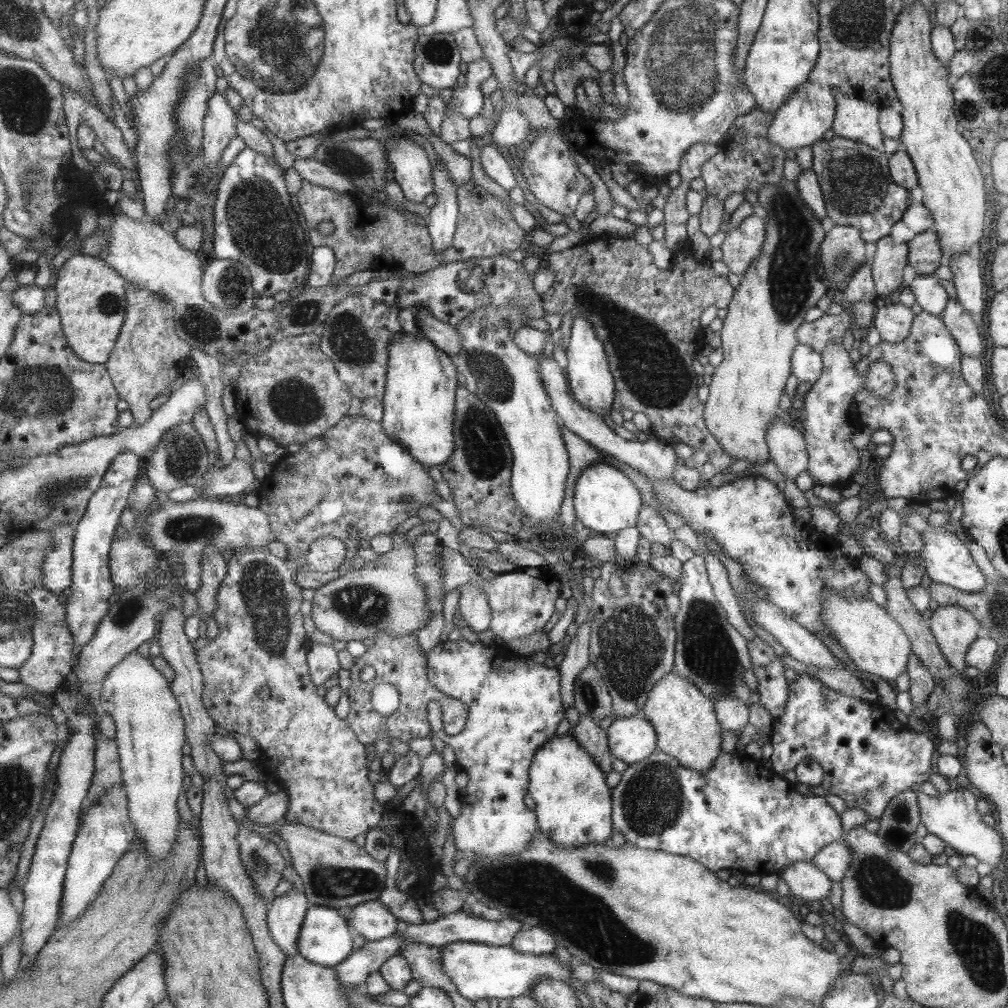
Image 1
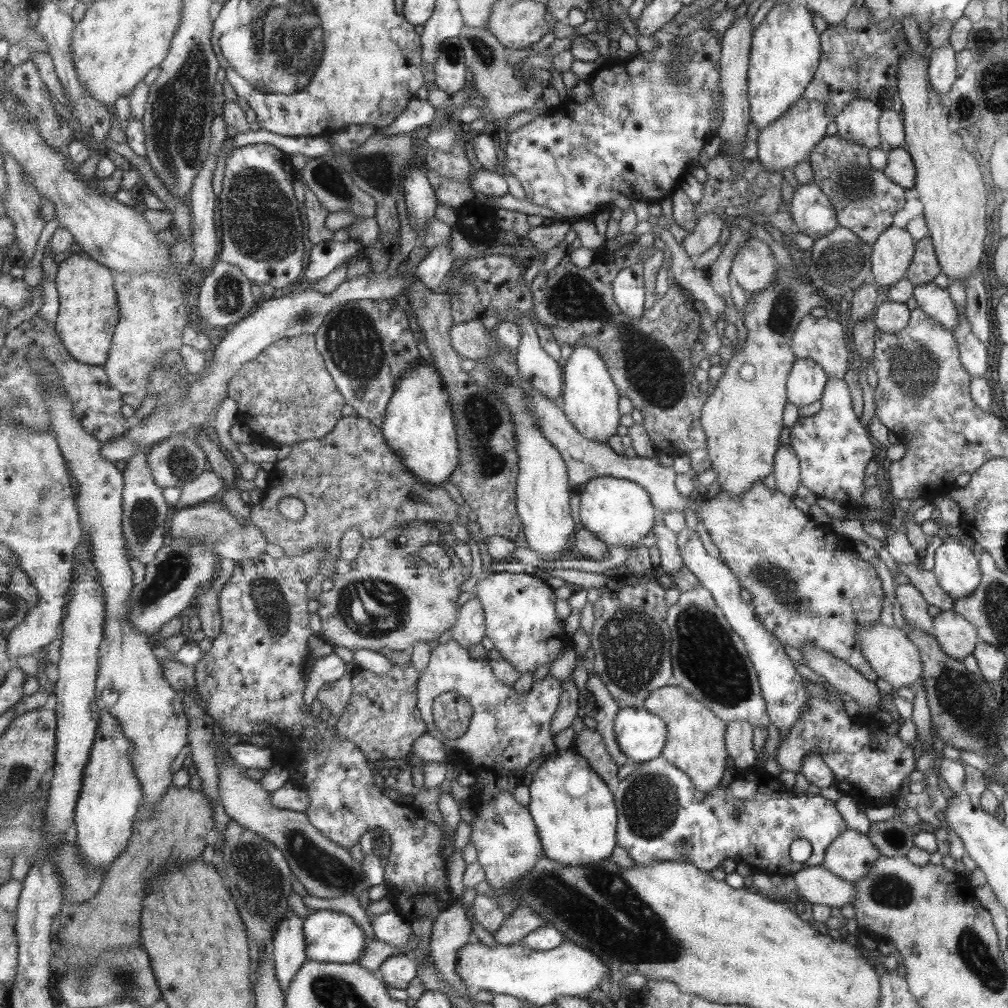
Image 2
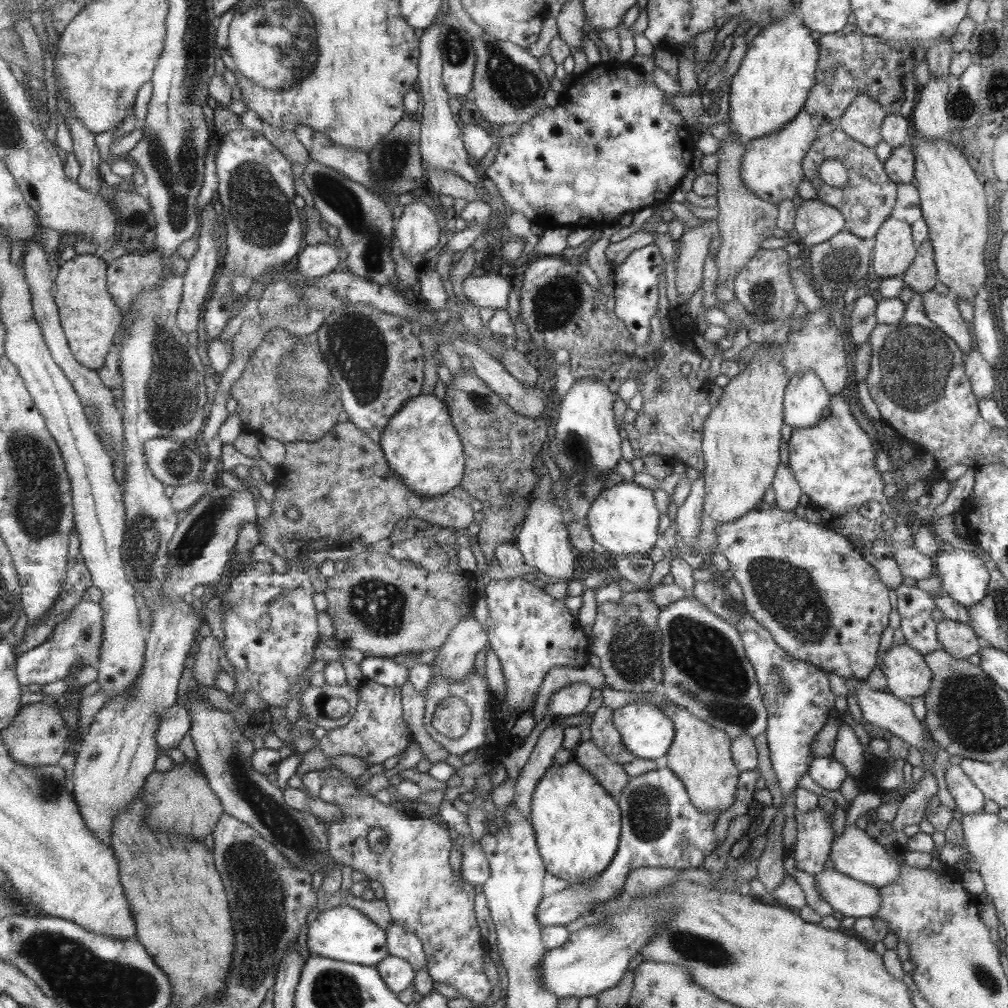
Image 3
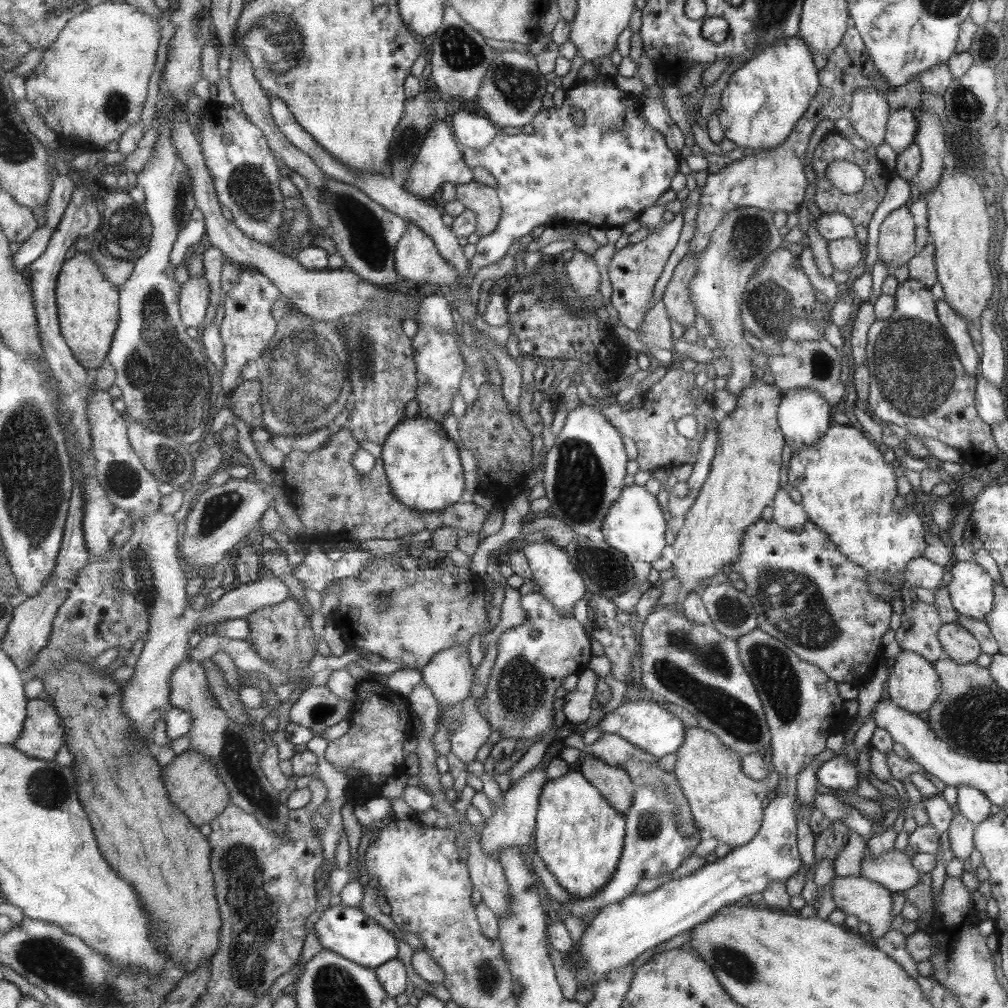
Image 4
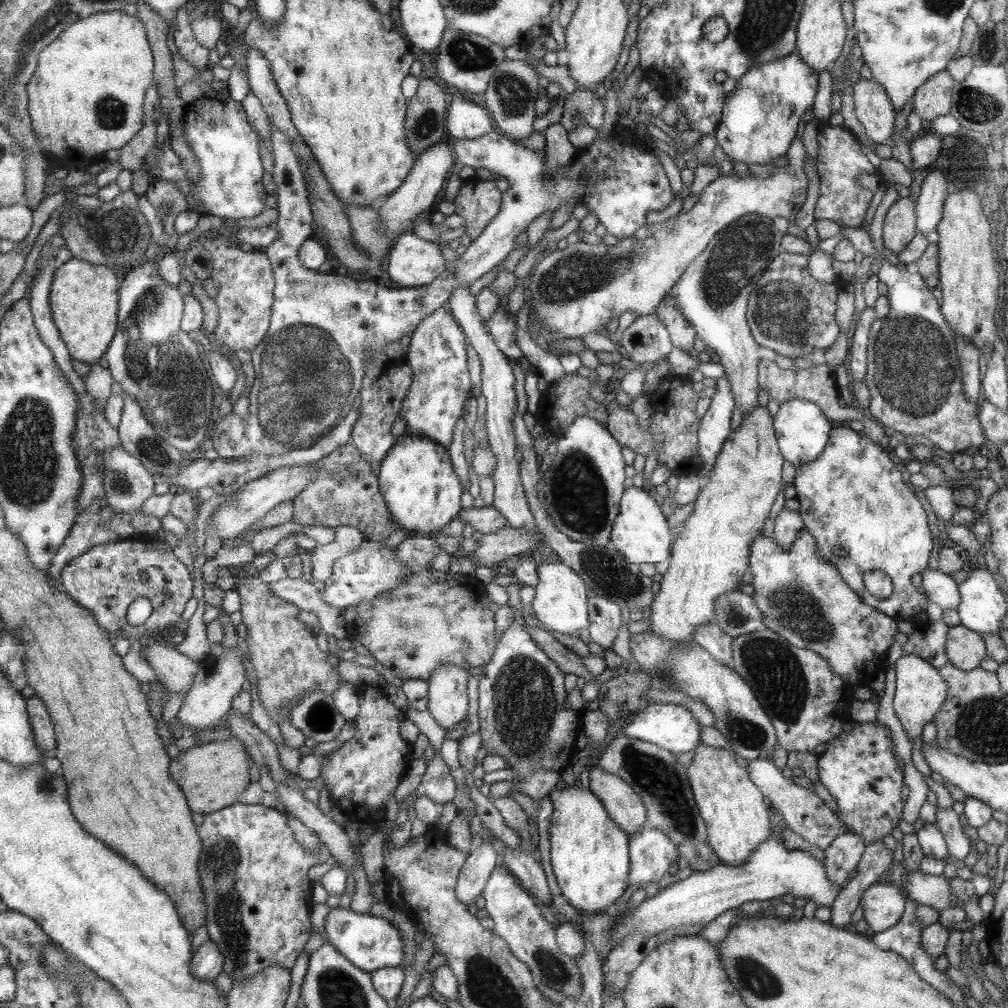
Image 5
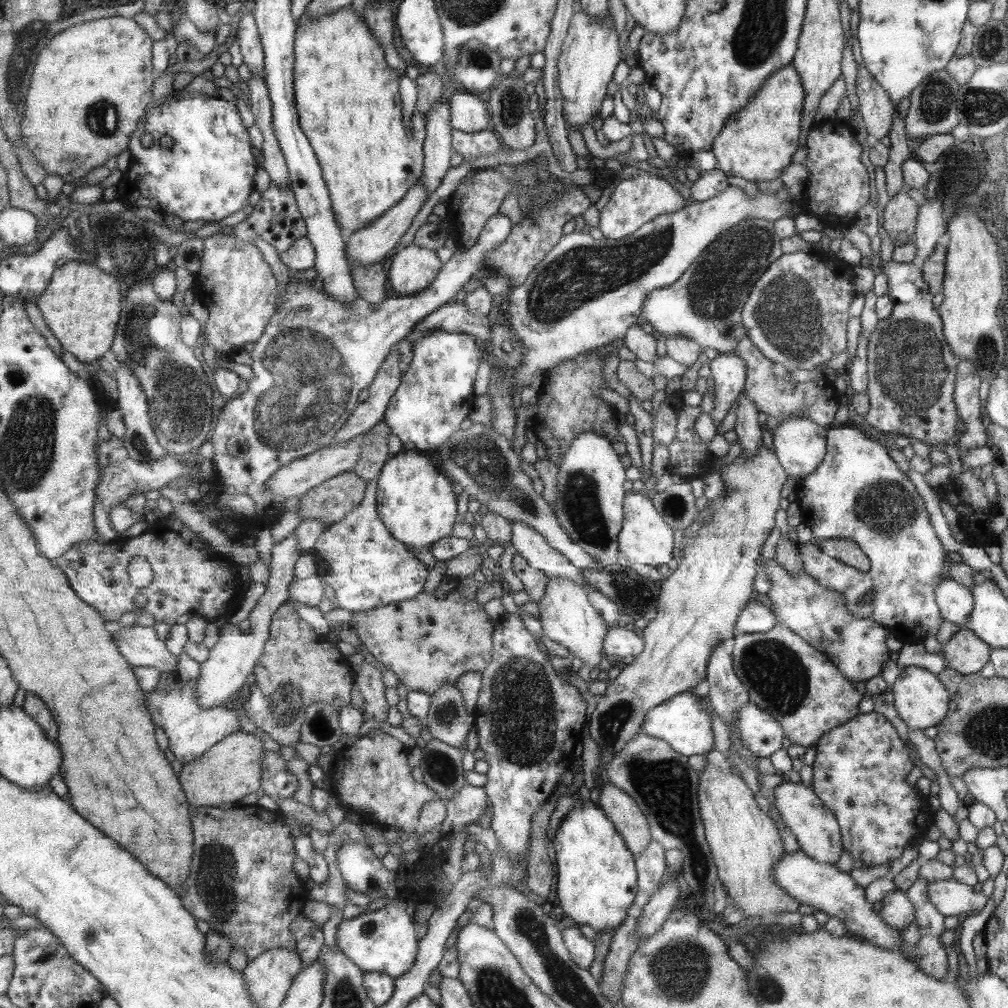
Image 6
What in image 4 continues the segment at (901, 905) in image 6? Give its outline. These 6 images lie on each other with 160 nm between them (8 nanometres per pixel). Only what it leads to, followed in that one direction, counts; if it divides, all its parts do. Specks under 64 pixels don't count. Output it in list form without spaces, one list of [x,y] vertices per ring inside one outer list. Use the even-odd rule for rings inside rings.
[[[861,876],[837,877],[831,882],[830,895],[835,906],[845,916],[855,916],[870,926],[869,938],[881,939],[890,930],[892,918],[891,892]]]

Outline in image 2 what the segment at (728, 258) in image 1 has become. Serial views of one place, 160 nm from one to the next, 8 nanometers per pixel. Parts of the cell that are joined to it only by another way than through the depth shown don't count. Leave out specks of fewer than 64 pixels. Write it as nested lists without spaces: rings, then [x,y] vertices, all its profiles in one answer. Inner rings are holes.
[[[747,239],[736,248],[730,264],[730,276],[746,293],[752,295],[774,283],[776,264],[771,249],[762,240]]]

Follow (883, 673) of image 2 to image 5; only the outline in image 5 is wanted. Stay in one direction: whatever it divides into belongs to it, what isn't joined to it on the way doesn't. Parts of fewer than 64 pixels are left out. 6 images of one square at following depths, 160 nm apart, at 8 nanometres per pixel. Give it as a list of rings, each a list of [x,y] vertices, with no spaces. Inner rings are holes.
[[[902,655],[898,660],[894,661],[894,665],[895,690],[892,698],[894,715],[899,719],[900,725],[912,744],[911,760],[915,770],[925,774],[929,772],[929,767],[924,761],[922,752],[920,752],[921,739],[919,738],[921,729],[927,722],[933,720],[938,708],[946,700],[948,684],[942,679],[938,669],[921,657]]]

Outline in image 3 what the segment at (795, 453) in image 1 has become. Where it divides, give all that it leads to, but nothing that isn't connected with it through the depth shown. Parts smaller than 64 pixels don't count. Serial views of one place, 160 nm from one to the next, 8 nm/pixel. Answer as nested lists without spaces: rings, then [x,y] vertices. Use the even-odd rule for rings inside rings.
[[[778,464],[772,482],[775,506],[783,512],[794,512],[799,504],[801,491],[789,465]]]

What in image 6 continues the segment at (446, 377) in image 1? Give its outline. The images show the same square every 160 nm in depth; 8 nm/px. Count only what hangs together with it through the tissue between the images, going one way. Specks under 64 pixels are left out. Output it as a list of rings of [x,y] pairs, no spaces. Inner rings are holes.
[[[401,450],[388,458],[379,473],[376,482],[377,514],[382,523],[390,531],[395,540],[402,541],[407,549],[411,550],[416,556],[428,554],[429,544],[438,541],[440,538],[447,537],[451,532],[451,524],[457,518],[457,504],[455,496],[451,490],[451,484],[447,482],[445,474],[439,470],[437,464],[425,454],[417,450]]]

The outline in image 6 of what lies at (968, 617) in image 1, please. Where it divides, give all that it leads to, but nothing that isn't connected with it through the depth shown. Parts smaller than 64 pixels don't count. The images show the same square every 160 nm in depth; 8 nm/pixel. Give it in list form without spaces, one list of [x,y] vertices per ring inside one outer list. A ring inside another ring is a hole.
[[[961,627],[951,638],[942,644],[942,655],[949,669],[963,675],[979,673],[979,670],[990,660],[990,645],[972,630]]]

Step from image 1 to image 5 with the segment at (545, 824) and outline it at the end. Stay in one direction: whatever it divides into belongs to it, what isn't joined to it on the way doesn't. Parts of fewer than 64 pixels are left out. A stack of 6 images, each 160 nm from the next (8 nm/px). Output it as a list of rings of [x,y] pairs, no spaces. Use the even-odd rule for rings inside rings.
[[[579,783],[566,785],[562,790],[548,792],[552,812],[549,816],[549,855],[551,869],[563,898],[573,909],[583,914],[608,914],[614,902],[630,885],[629,860],[627,860],[627,836],[614,820],[611,820],[602,801]]]

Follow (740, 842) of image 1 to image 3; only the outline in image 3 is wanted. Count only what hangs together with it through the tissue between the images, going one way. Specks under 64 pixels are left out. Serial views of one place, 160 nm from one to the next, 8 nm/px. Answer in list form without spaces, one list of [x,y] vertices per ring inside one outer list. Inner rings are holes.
[[[659,767],[631,777],[616,799],[622,809],[622,835],[619,836],[614,859],[606,871],[585,887],[565,887],[561,892],[543,896],[538,904],[539,925],[565,927],[577,918],[587,918],[607,904],[606,900],[621,894],[627,876],[635,868],[699,868],[720,845],[713,833],[718,816],[695,808],[685,785],[669,767]],[[817,806],[804,813],[795,809],[793,818],[795,844],[790,850],[785,850],[785,857],[791,853],[793,868],[812,877],[817,876],[825,870],[824,864],[834,843],[832,814]]]

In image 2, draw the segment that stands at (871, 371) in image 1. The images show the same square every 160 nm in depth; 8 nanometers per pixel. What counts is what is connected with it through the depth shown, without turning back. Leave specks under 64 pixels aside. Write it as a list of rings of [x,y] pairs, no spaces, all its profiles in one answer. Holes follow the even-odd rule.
[[[828,378],[819,400],[821,408],[817,414],[797,418],[790,428],[789,446],[798,458],[800,484],[817,497],[825,497],[845,508],[858,510],[859,496],[863,492],[863,468],[873,458],[873,448],[865,428],[861,428],[857,416],[851,410],[849,390],[843,379]]]

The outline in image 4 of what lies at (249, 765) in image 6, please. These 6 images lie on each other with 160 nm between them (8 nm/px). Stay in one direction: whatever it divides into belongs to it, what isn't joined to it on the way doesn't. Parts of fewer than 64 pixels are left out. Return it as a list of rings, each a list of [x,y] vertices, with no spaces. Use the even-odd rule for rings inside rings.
[[[189,748],[185,753],[177,755],[167,768],[162,770],[162,779],[165,780],[170,799],[190,816],[191,822],[197,827],[203,824],[211,825],[231,804],[230,789],[218,777],[218,768],[196,750]]]

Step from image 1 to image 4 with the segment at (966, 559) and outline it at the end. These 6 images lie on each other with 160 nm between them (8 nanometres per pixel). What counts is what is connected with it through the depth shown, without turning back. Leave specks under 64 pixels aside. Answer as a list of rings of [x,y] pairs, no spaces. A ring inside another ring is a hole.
[[[954,560],[946,569],[951,581],[945,587],[957,613],[983,620],[991,610],[991,584],[993,580],[981,570],[974,560]]]

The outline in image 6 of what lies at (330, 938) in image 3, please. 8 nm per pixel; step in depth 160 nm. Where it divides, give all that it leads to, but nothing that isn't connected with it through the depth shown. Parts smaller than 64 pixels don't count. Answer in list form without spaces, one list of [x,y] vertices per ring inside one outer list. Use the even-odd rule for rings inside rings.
[[[396,897],[380,910],[365,912],[351,920],[341,921],[337,928],[336,944],[363,972],[380,972],[399,978],[413,966],[418,952],[415,938],[414,901]]]

